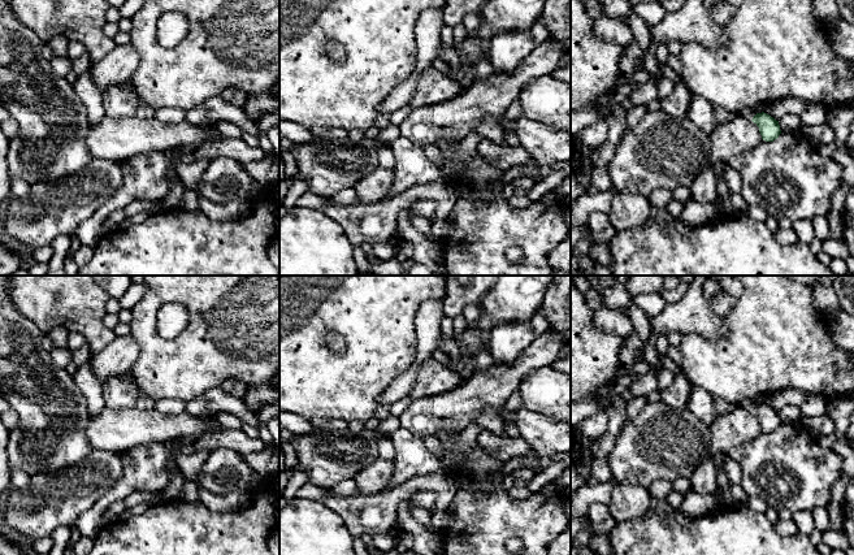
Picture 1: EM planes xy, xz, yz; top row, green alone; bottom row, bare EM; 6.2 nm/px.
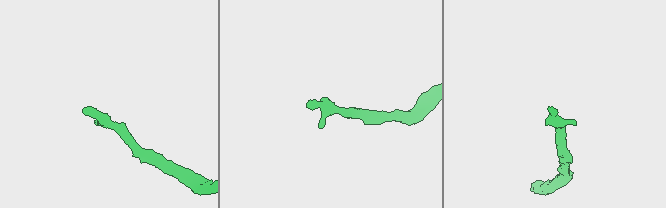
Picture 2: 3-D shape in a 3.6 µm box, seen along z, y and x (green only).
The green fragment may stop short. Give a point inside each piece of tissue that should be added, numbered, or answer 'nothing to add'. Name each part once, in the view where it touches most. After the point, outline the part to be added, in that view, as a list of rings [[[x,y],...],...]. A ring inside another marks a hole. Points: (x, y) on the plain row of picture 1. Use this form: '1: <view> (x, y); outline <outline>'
1: yz (749, 404); outline [[[755,399],[741,400],[738,406],[741,406],[745,409],[753,411],[753,408],[757,406],[757,400]]]

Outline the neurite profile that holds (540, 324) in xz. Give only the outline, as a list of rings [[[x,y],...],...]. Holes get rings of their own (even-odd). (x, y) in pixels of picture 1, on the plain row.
[[[538,311],[530,318],[530,326],[532,326],[533,331],[536,333],[536,337],[550,330],[549,320],[545,317],[545,315],[542,312],[538,312]]]

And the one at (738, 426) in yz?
[[[738,404],[711,424],[710,430],[712,455],[728,454],[733,447],[751,442],[763,433],[757,415]]]

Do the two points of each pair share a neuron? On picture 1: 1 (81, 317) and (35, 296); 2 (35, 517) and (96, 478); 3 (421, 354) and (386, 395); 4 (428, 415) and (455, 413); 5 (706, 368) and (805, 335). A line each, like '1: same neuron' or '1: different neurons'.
1: same neuron
2: same neuron
3: same neuron
4: same neuron
5: same neuron

